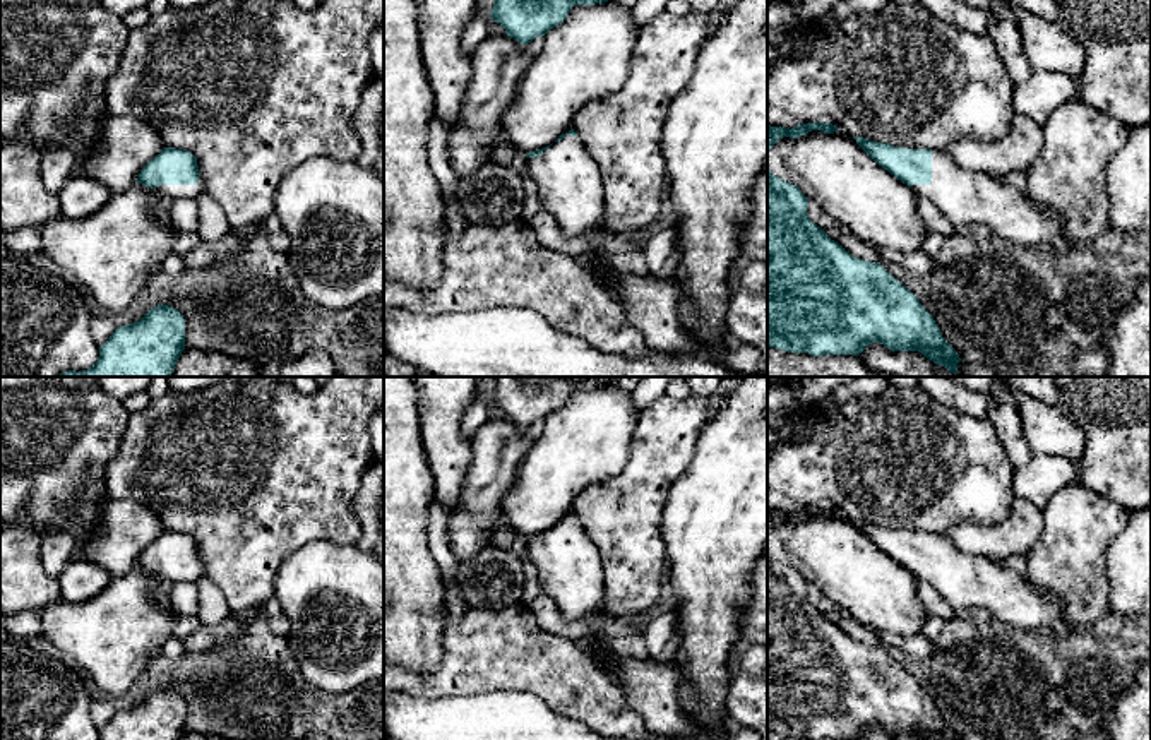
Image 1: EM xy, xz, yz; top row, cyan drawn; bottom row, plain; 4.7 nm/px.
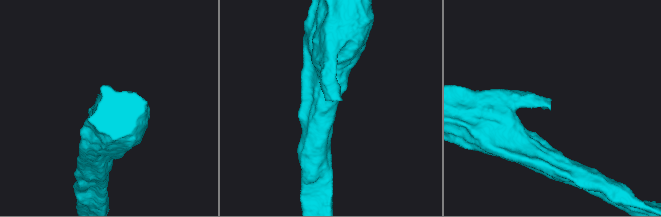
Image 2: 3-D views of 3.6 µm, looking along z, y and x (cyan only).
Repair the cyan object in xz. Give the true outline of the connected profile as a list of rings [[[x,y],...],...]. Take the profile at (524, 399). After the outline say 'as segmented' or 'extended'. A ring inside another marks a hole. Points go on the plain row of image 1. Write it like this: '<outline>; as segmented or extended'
[[[495,377],[490,401],[521,428],[562,408],[574,389],[603,387],[622,377]]]; as segmented

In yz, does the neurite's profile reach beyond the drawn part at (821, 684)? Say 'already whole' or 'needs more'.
already whole

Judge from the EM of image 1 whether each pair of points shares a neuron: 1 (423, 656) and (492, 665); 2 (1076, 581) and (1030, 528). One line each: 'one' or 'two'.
1: two
2: two

